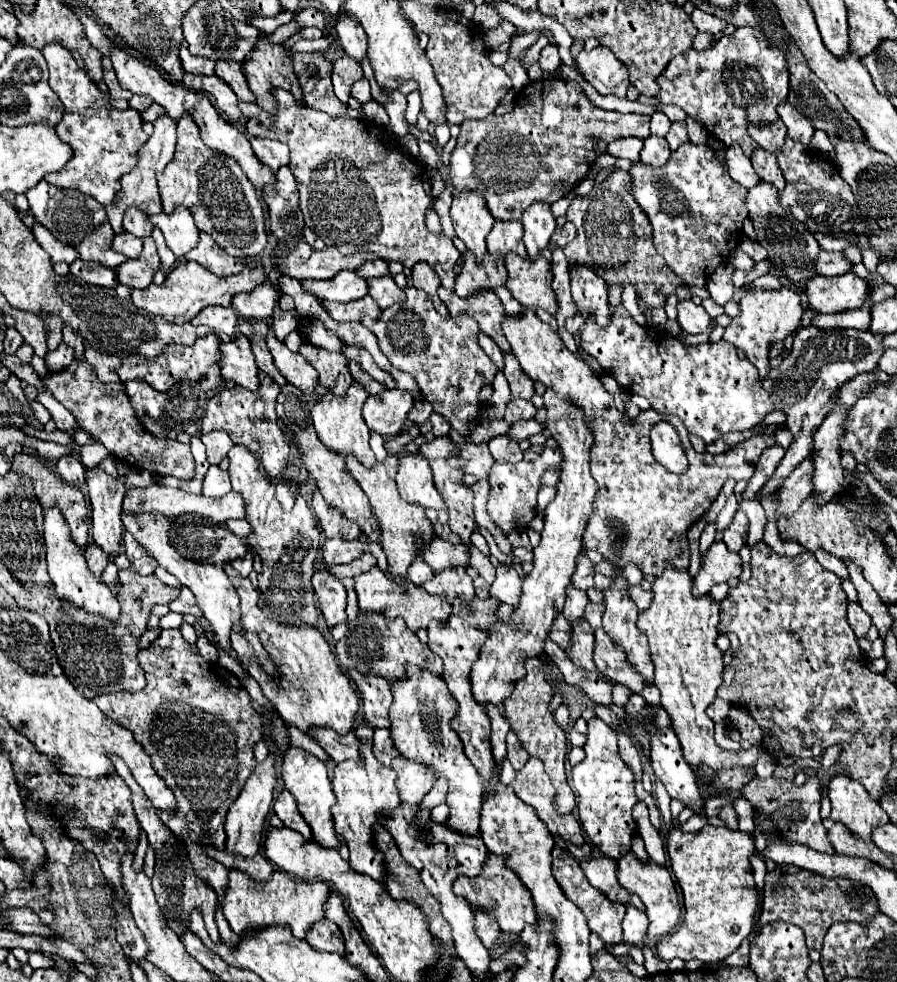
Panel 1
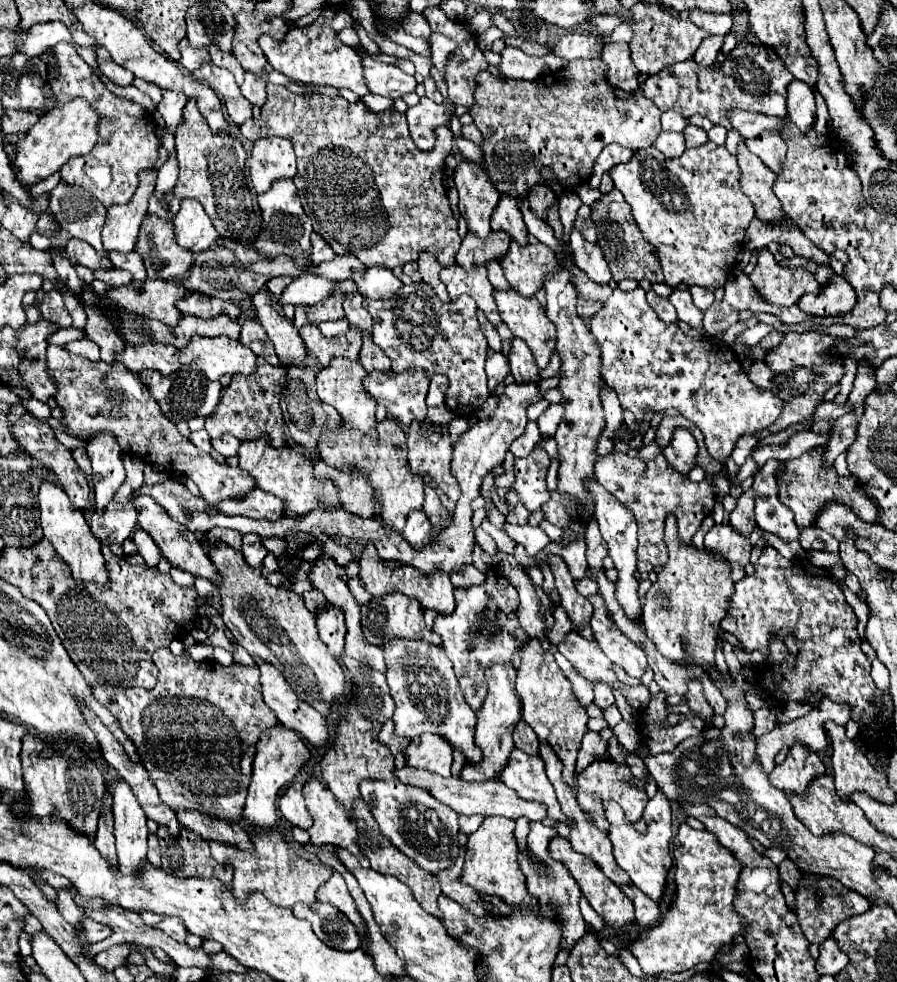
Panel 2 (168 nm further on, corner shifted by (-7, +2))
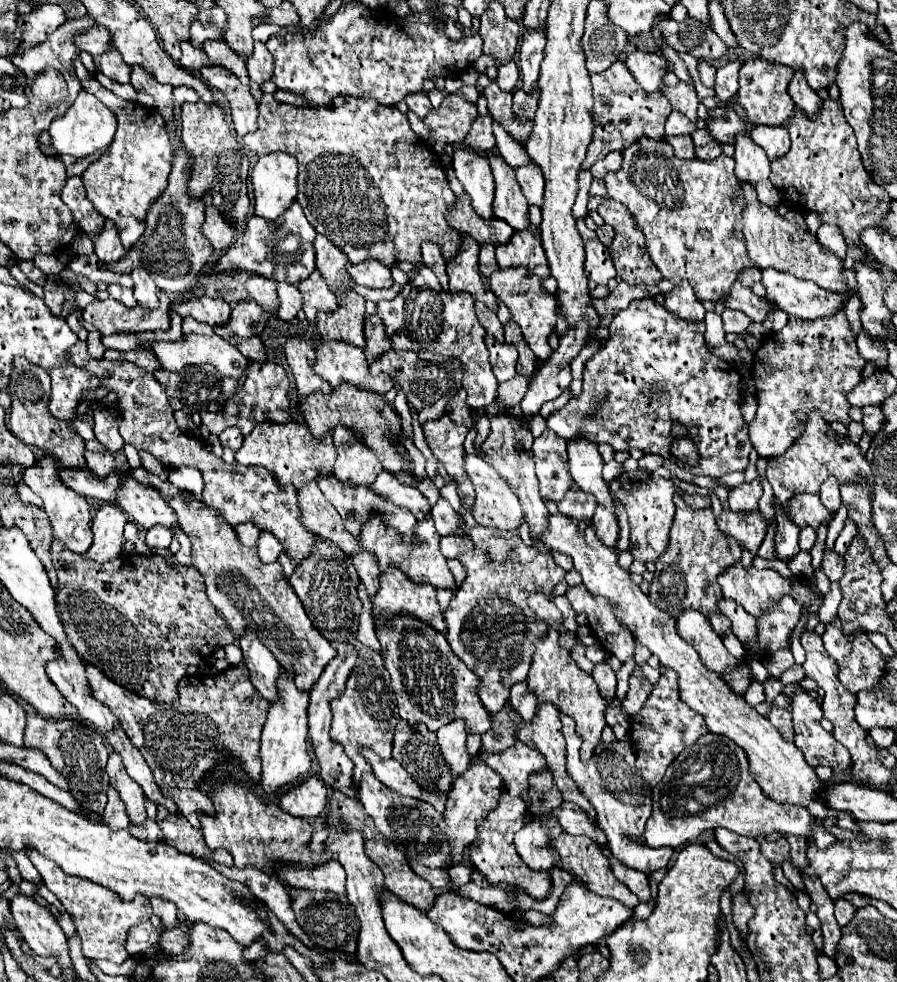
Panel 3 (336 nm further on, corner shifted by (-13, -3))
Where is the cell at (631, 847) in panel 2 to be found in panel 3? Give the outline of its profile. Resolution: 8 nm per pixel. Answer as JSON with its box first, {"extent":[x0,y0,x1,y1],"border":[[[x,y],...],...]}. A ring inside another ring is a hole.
{"extent":[560,713,674,873],"border":[[[560,713],[560,723],[562,723],[564,739],[566,739],[566,749],[568,749],[568,757],[566,757],[568,775],[578,785],[578,789],[586,795],[586,799],[592,803],[592,807],[596,811],[596,821],[610,839],[608,847],[610,847],[612,855],[616,855],[616,859],[622,859],[622,863],[626,863],[628,867],[634,867],[644,873],[652,873],[652,871],[668,865],[668,861],[674,853],[674,851],[670,851],[670,847],[660,847],[658,851],[654,851],[652,847],[638,847],[638,843],[634,843],[632,839],[624,839],[624,835],[638,835],[638,831],[642,831],[642,827],[652,811],[652,799],[650,799],[652,789],[650,789],[650,785],[646,785],[646,781],[634,767],[632,743],[630,741],[614,741],[612,747],[606,747],[600,741],[598,747],[594,749],[592,757],[582,761],[580,753],[578,753],[582,739],[576,735],[574,721],[570,721],[568,715]]]}

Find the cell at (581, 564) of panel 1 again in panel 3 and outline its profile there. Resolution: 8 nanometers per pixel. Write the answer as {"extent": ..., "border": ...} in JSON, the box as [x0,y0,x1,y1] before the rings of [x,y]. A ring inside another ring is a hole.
{"extent":[592,505,618,547],"border":[[[598,505],[598,507],[596,507],[596,513],[594,513],[594,517],[592,517],[592,523],[594,523],[596,531],[598,531],[598,537],[600,537],[606,545],[614,547],[614,545],[616,545],[616,539],[618,539],[618,519],[614,517],[614,513],[608,511],[606,507]]]}

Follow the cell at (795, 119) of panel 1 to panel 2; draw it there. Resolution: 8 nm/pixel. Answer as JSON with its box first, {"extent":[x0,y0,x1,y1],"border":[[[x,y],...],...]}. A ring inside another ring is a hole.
{"extent":[788,80,816,132],"border":[[[792,80],[788,84],[788,120],[794,122],[800,132],[810,132],[816,120],[814,92],[806,82]]]}

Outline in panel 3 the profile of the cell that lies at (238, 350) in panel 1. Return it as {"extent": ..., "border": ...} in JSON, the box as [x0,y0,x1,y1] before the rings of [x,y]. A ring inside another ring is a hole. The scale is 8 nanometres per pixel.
{"extent":[140,317,248,379],"border":[[[184,317],[182,319],[182,339],[178,341],[154,341],[154,343],[140,343],[140,347],[150,349],[156,359],[160,361],[160,365],[168,371],[180,371],[188,365],[204,365],[210,363],[214,365],[222,377],[232,377],[232,379],[240,379],[248,367],[248,359],[242,357],[242,353],[226,339],[218,337],[210,325],[206,323],[198,323],[196,319]]]}

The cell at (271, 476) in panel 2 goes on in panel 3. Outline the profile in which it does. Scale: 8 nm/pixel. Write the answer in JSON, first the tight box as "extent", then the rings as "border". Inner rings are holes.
{"extent":[236,421,336,489],"border":[[[296,421],[258,423],[252,429],[252,433],[246,435],[242,447],[236,453],[238,463],[266,467],[278,479],[280,485],[292,483],[296,489],[300,489],[308,481],[318,479],[318,475],[330,475],[334,469],[334,459],[336,459],[336,449],[332,443],[332,433],[326,431],[324,437],[316,439],[304,423],[296,423]]]}

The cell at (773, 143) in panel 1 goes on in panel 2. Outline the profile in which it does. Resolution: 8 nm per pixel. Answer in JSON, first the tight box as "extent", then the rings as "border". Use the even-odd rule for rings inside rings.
{"extent":[730,110,784,140],"border":[[[732,110],[730,114],[732,128],[740,132],[744,140],[760,136],[762,132],[782,132],[784,120],[776,116],[766,116],[766,114],[752,114],[744,110]]]}

